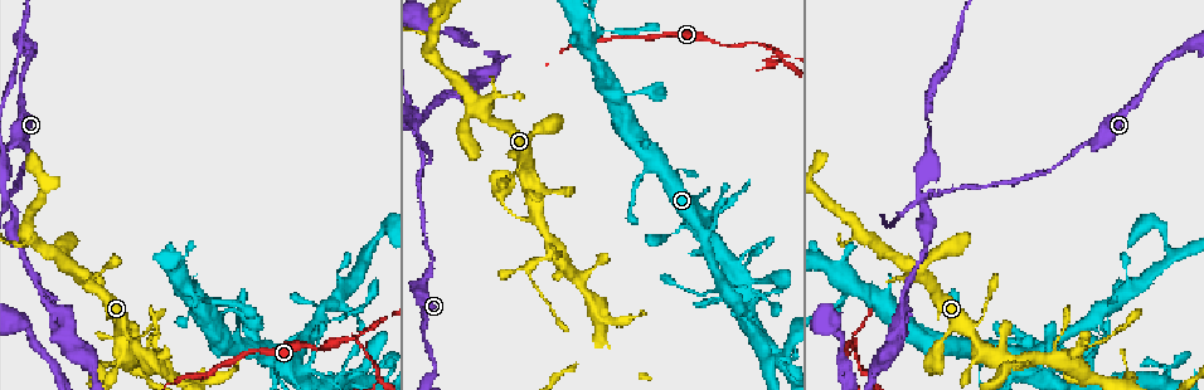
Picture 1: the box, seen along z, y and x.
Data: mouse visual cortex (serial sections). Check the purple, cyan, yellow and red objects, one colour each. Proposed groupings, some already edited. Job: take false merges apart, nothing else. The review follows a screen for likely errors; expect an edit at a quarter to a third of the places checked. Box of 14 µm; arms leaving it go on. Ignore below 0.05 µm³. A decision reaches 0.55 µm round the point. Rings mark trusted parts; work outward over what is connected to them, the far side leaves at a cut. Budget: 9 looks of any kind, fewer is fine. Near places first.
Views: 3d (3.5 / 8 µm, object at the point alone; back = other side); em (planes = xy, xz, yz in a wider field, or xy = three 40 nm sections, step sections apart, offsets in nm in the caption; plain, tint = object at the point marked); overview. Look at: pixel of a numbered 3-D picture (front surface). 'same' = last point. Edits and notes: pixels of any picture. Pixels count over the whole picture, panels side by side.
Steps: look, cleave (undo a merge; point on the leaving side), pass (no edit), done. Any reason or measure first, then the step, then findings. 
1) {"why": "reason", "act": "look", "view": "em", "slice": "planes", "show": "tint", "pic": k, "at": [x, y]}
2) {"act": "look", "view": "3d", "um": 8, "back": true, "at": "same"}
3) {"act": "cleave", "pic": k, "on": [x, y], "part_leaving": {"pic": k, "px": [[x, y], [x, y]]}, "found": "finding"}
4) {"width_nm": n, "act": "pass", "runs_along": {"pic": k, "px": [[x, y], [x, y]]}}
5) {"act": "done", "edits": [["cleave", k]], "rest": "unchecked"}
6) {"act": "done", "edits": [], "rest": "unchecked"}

{"why": "thin neck", "act": "look", "view": "3d", "um": 3.5, "pic": 1, "at": [755, 43]}

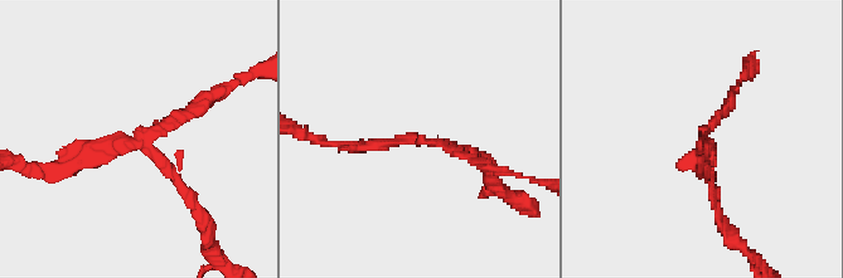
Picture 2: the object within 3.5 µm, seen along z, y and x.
{"arms": 3, "arm_widths_nm": [100, 150, 150], "why": "now the EM", "act": "look", "view": "em", "slice": "xy", "step": 3, "show": "tint", "pic": 2, "at": [700, 146]}

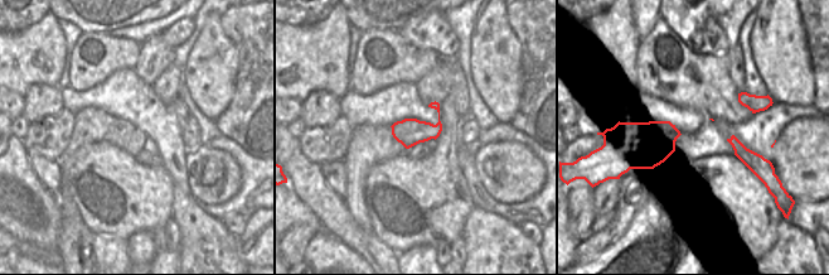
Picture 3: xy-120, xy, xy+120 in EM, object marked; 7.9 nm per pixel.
{"width_nm": 220, "act": "cleave", "pic": 2, "on": [180, 186], "part_leaving": {"pic": 2, "px": [[151, 151], [202, 213], [209, 244]]}, "found": "two cells meet here"}

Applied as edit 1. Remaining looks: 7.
{"why": "sharp bend", "act": "look", "view": "3d", "um": 3.5, "pic": 1, "at": [763, 296]}

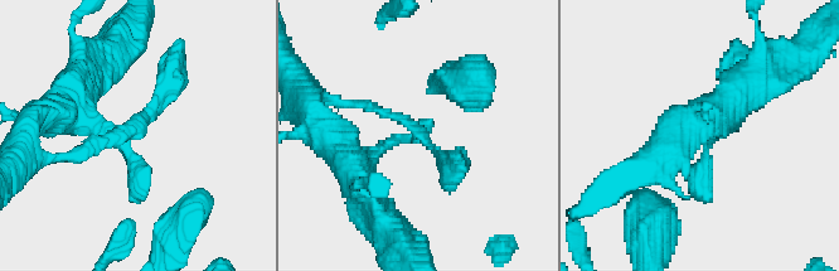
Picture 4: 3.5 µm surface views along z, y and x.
{"why": "shape alone is not enough", "act": "look", "view": "em", "slice": "xy", "step": 5, "show": "tint", "pic": 4, "at": [707, 141]}

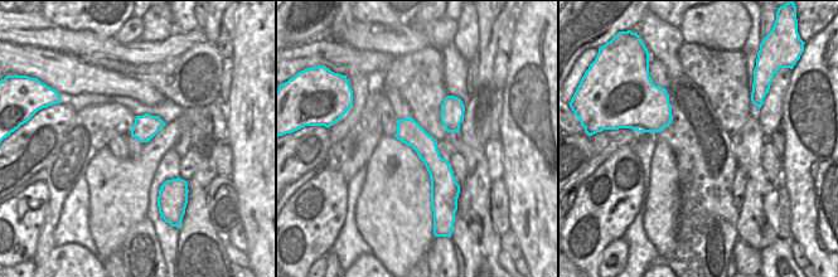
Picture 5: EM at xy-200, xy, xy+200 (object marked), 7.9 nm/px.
{"width_nm": 200, "act": "pass", "runs_along": {"pic": 5, "px": [[400, 122], [440, 170], [440, 203]]}, "found": "continuous, no second cell"}

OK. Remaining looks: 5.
{"why": "branch point", "act": "look", "view": "3d", "um": 3.5, "back": true, "pic": 1, "at": [527, 268]}

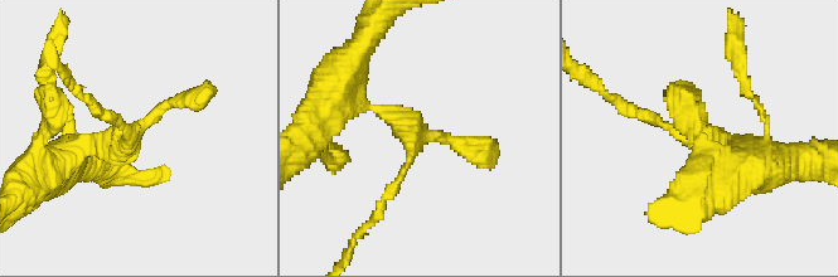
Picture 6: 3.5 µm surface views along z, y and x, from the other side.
{"why": "need the tissue", "act": "look", "view": "em", "slice": "xy", "step": 5, "show": "tint", "pic": 6, "at": [129, 143]}

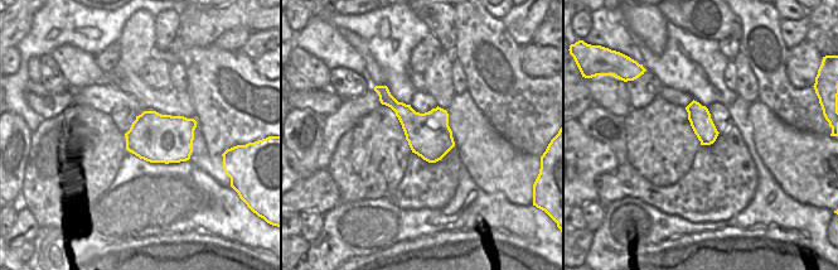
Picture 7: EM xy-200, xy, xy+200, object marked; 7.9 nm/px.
{"act": "cleave", "pic": 6, "on": [630, 111], "part_leaving": {"pic": 6, "px": [[664, 125], [621, 110], [596, 87]]}, "found": "two cells meet here"}

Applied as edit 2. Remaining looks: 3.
{"why": "redraw", "act": "look", "view": "overview"}

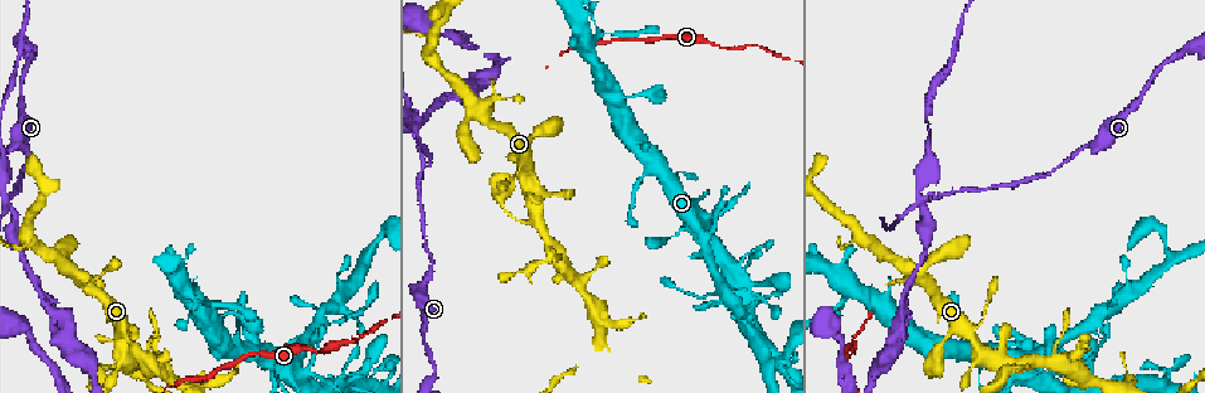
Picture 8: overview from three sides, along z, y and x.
{"act": "look", "view": "3d", "um": 3.5, "pic": 8, "at": [16, 212]}

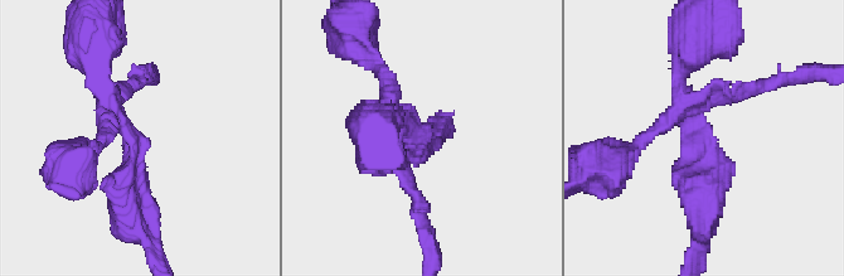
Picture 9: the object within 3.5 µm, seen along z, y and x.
{"why": "now the EM", "act": "look", "view": "em", "slice": "xy", "step": 1, "show": "tint", "pic": 9, "at": [697, 142]}

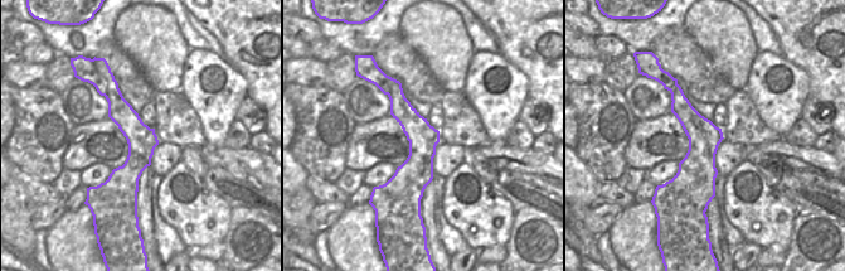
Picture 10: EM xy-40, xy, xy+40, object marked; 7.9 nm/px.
{"arm_widths_nm": [150, 400], "act": "cleave", "pic": 9, "on": [698, 159], "border": {"pic": 10, "px": [[100, 73], [106, 81], [105, 96]]}, "found": "two cells meet here"}

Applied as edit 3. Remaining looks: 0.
{"act": "done", "edits": [["cleave", 2], ["cleave", 6], ["cleave", 9]], "rest": "unchecked"}

